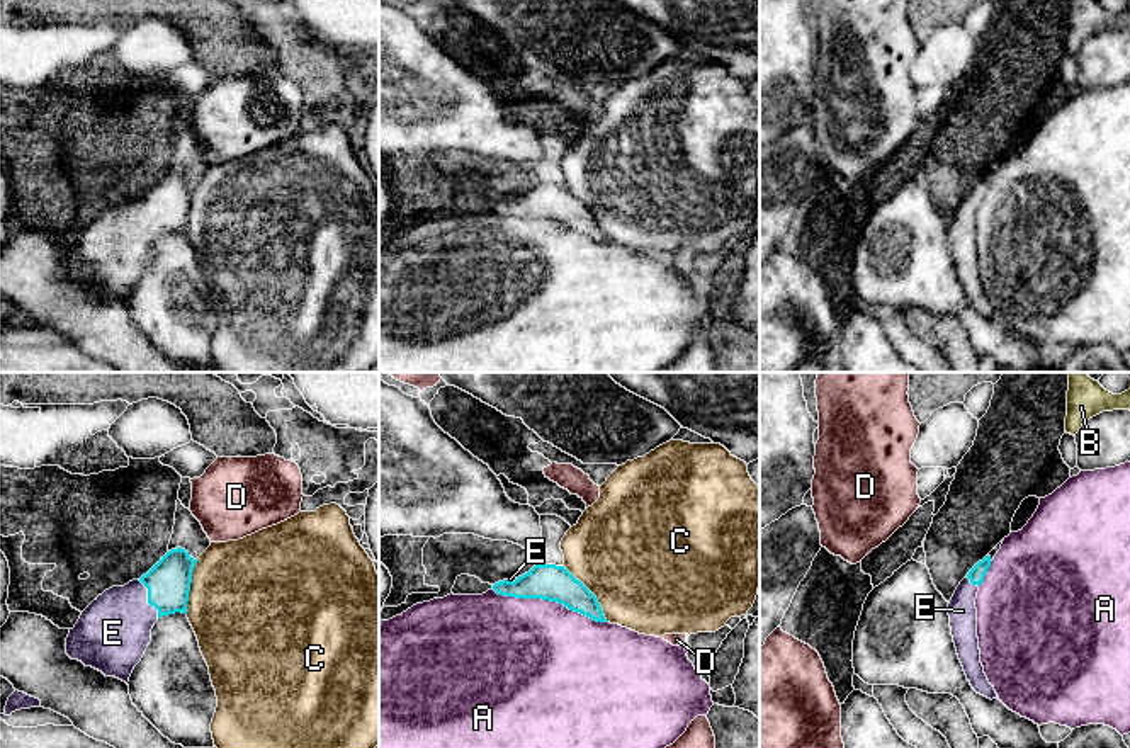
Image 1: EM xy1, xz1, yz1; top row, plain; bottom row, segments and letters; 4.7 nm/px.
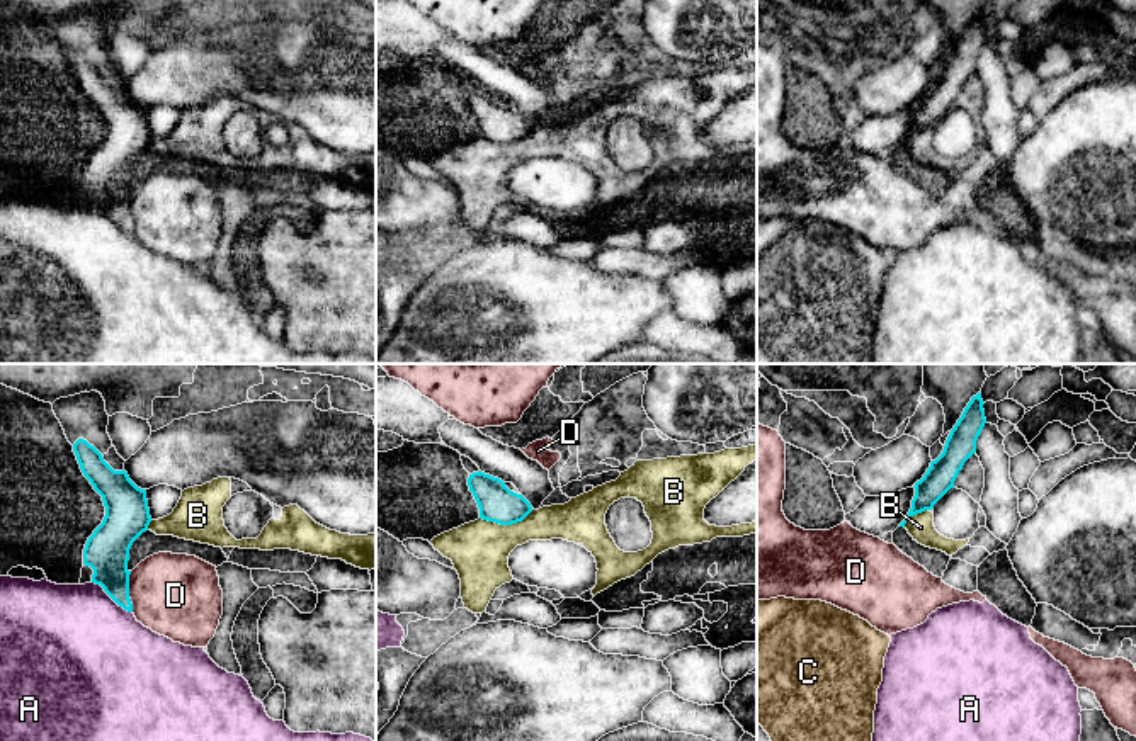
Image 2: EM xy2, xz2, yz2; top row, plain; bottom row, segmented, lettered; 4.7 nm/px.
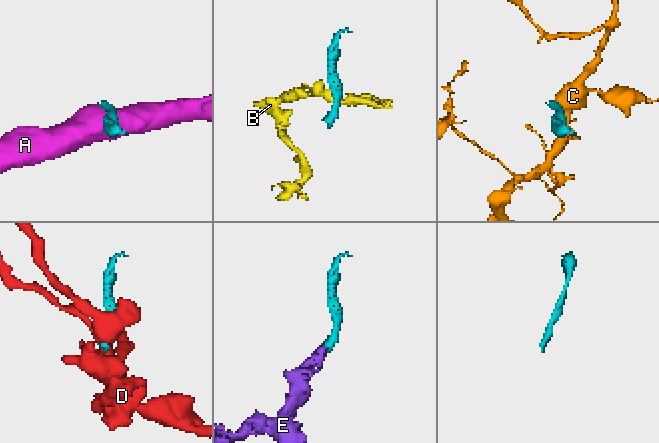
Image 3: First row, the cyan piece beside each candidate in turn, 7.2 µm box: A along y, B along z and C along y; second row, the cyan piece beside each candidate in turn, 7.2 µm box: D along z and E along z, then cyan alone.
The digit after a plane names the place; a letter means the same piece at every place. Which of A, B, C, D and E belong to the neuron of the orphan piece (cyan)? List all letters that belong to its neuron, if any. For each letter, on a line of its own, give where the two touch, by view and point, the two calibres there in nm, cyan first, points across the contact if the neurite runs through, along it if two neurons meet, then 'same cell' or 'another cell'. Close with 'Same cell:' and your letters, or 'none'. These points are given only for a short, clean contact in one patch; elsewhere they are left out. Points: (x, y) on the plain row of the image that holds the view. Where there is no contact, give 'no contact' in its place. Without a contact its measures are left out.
A: contact xz1 (549, 218); calibres 170 and 480 nm; another cell
B: contact xz2 (505, 143); calibres 180 and 280 nm; another cell
C: contact xz1 (592, 213); calibres 170 and 500 nm; another cell
D: contact xy2 (128, 211); calibres 200 and 400 nm; another cell
E: contact xy1 (148, 218); calibres 200 and 360 nm; way xy1 (169, 201), (148, 218), (112, 252); same cell
Same cell: E

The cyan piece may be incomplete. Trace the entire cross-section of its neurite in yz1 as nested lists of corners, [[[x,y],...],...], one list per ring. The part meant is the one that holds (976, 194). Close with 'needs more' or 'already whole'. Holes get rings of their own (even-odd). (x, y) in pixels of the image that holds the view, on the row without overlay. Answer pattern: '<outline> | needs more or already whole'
[[[986,175],[960,201],[948,223],[948,235],[957,274],[967,299],[977,313],[992,320],[997,318],[997,313],[989,303],[980,282],[975,228],[979,204],[984,201],[989,185],[991,175]]] | needs more

